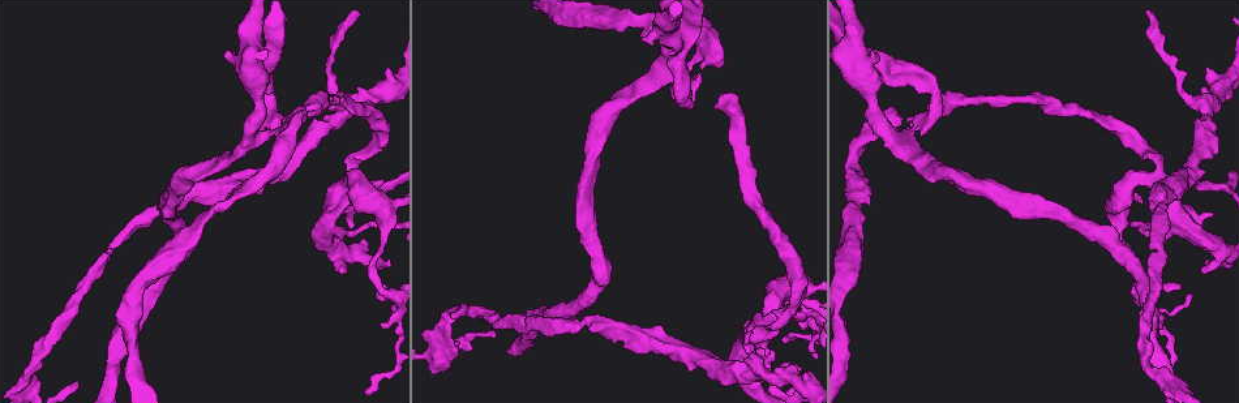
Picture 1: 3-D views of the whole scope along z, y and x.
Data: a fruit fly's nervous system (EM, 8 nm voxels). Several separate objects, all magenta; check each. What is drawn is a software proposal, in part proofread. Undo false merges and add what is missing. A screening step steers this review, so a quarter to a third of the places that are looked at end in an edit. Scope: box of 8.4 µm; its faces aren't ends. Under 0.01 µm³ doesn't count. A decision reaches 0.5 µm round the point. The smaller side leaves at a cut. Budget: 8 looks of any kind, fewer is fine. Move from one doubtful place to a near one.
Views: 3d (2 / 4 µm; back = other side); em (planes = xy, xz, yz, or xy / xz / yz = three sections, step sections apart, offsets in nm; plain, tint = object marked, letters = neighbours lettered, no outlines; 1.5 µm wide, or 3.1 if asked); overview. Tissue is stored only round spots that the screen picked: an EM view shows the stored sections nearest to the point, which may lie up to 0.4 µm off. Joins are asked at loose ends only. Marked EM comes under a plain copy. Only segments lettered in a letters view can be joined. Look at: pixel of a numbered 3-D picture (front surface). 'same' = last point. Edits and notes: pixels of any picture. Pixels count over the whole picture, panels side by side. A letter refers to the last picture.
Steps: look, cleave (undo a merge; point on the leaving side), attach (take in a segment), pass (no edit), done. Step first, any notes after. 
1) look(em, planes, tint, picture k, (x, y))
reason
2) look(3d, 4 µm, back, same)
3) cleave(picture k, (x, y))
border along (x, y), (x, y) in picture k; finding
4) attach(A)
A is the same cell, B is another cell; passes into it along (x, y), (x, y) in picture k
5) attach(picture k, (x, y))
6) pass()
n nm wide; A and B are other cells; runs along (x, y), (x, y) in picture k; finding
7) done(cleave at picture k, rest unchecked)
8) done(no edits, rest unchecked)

look(3d, 2 µm, picture 1, (246, 138))
three-way junction

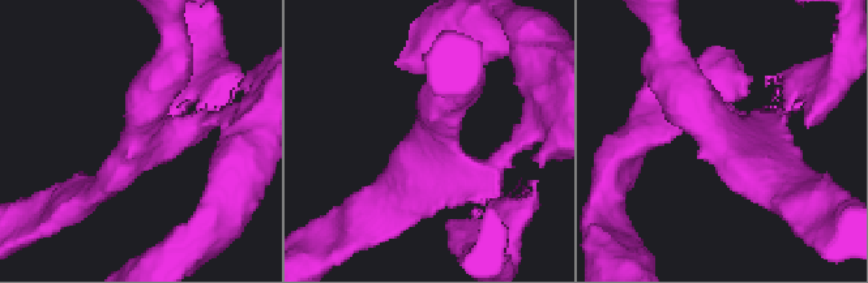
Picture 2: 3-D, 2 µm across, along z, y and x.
look(em, yz, step 4, tint, picture 2, (431, 137))
3 arms

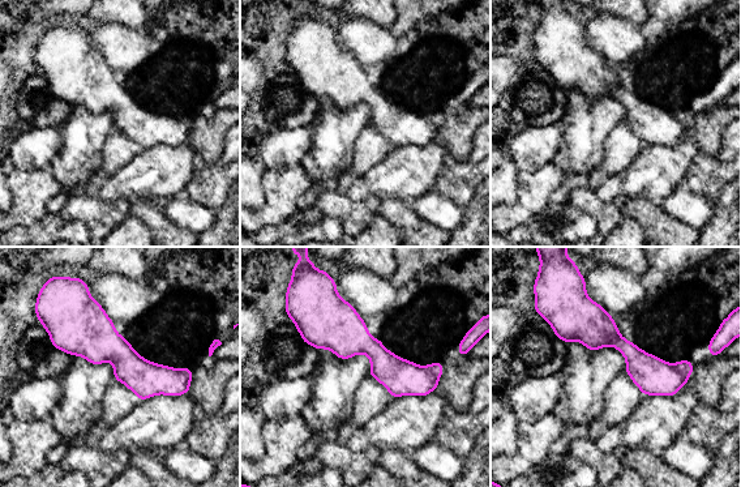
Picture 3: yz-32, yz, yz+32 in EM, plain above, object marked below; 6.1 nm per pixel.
look(em, xz, step 4, letters, same)
another direction

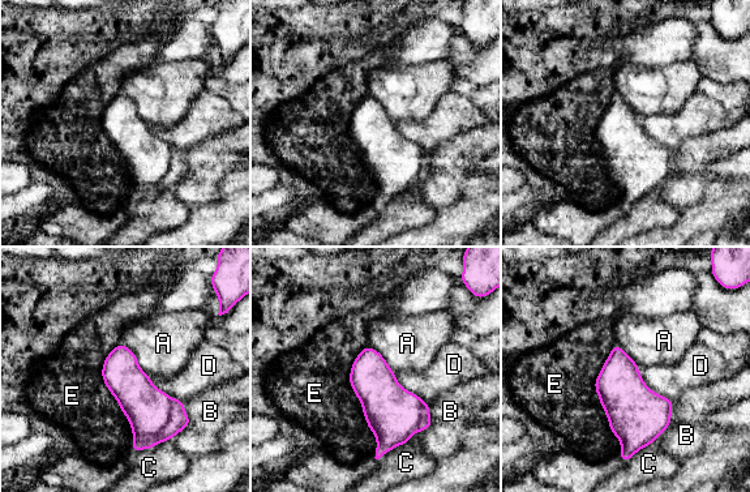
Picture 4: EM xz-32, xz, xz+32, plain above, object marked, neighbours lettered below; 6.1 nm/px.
cleave(picture 4, (178, 420))
240 nm wide; E touches over 700 nm; A, B, C, D and E are other cells; two neurons meet here

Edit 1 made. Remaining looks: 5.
look(overview)

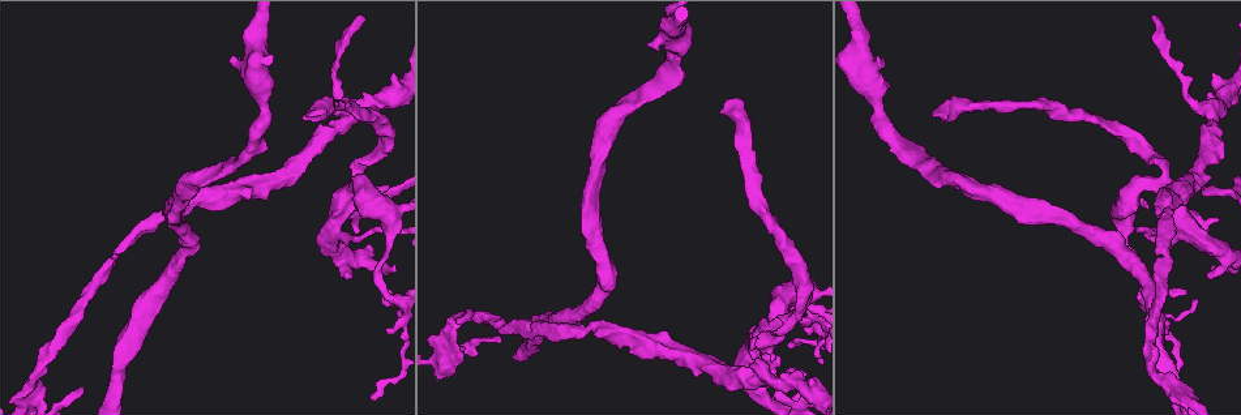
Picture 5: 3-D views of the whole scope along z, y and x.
look(3d, 2 µm, picture 5, (1163, 180))
a fork

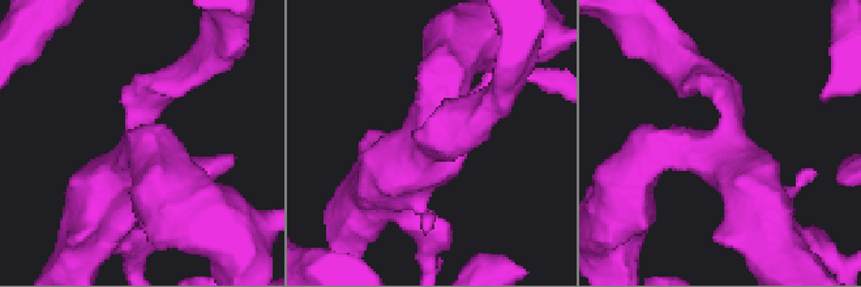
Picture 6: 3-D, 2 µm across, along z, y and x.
look(em, planes, letters, picture 6, (141, 142))
3 arms; arms of 220, 400, 400 nm

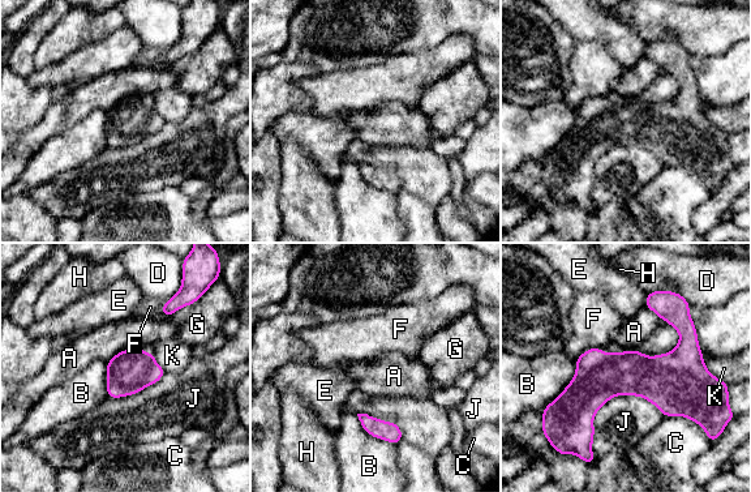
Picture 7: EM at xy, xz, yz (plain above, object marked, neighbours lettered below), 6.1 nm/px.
pass()
A, B, C, D, E, F, G, H, J and K are other cells; one neuron here

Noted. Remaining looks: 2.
done(cleave at picture 4, rest unchecked)

